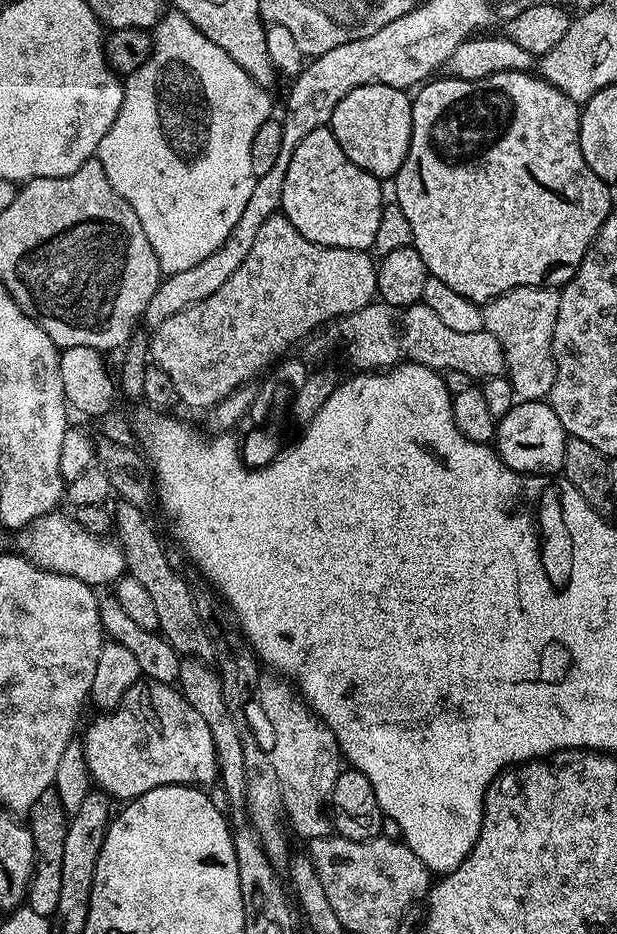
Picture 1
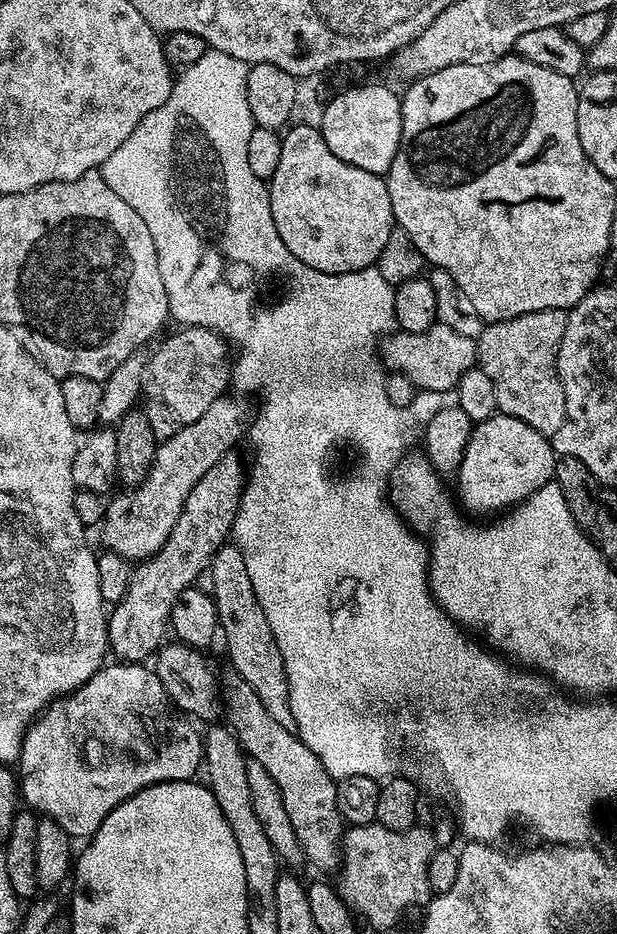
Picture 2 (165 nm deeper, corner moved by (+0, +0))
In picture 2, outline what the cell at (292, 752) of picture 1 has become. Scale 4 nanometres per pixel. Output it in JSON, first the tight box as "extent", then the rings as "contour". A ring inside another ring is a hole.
{"extent":[210,542,296,730],"contour":[[[226,542],[212,556],[210,576],[212,572],[212,588],[210,595],[216,601],[216,619],[222,629],[222,640],[228,647],[228,660],[239,676],[246,678],[250,686],[254,686],[254,694],[262,698],[262,706],[270,710],[270,718],[290,730],[296,723],[292,717],[292,707],[288,704],[288,679],[282,662],[282,654],[274,642],[274,634],[270,634],[270,622],[266,622],[266,614],[254,594],[254,586],[250,586],[250,574],[246,574],[246,562],[235,543]]]}

